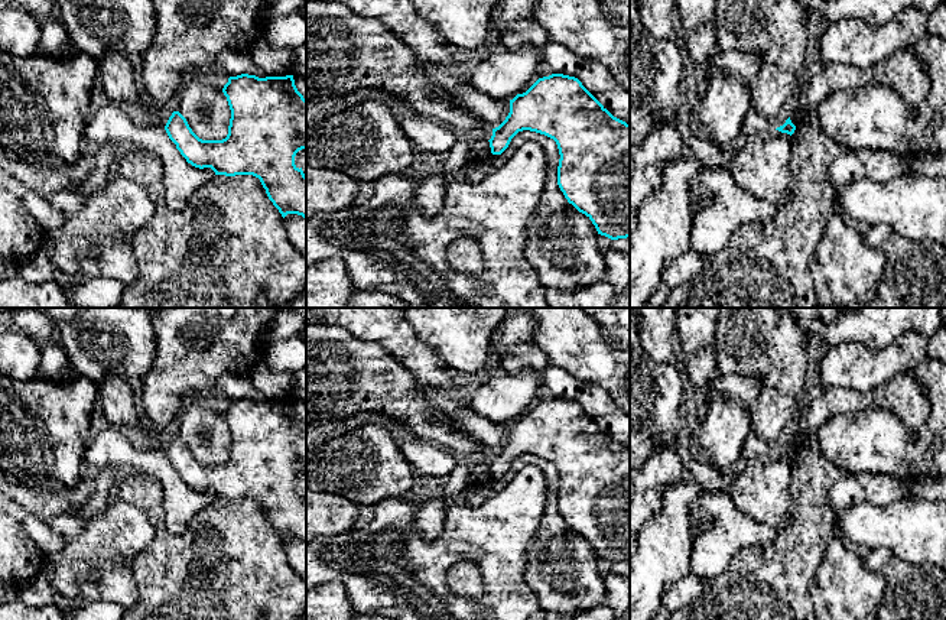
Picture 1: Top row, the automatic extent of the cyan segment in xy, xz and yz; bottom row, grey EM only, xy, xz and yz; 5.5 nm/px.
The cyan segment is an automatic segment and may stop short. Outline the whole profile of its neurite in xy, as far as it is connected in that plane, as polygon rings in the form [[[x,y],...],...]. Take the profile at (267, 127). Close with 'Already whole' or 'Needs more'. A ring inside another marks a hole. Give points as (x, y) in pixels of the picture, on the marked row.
[[[241,74],[230,77],[222,92],[231,110],[228,134],[225,139],[199,139],[179,111],[173,111],[165,126],[169,139],[192,166],[199,169],[211,168],[215,175],[225,176],[253,175],[260,179],[269,199],[283,218],[287,214],[298,214],[306,220],[306,175],[302,168],[299,169],[295,165],[296,153],[306,149],[306,100],[298,91],[293,75],[259,78],[256,75]]]. Already whole

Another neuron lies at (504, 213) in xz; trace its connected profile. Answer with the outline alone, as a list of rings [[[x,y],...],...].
[[[537,142],[521,145],[504,166],[478,182],[448,178],[445,204],[438,214],[423,214],[415,199],[422,178],[407,178],[404,173],[381,176],[374,182],[376,194],[367,202],[334,212],[318,212],[306,220],[306,264],[339,259],[355,289],[397,296],[409,308],[550,308],[546,302],[546,288],[524,254],[527,227],[544,179],[546,153]],[[464,234],[478,244],[482,254],[484,269],[479,275],[458,272],[448,264],[448,247]]]

